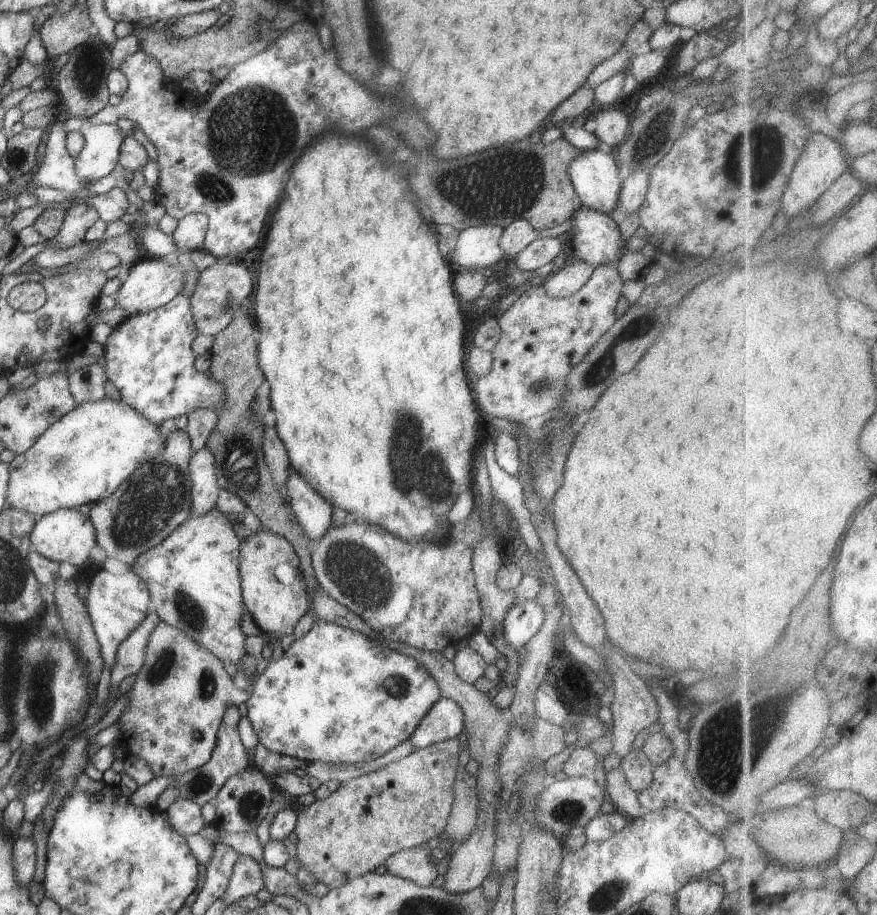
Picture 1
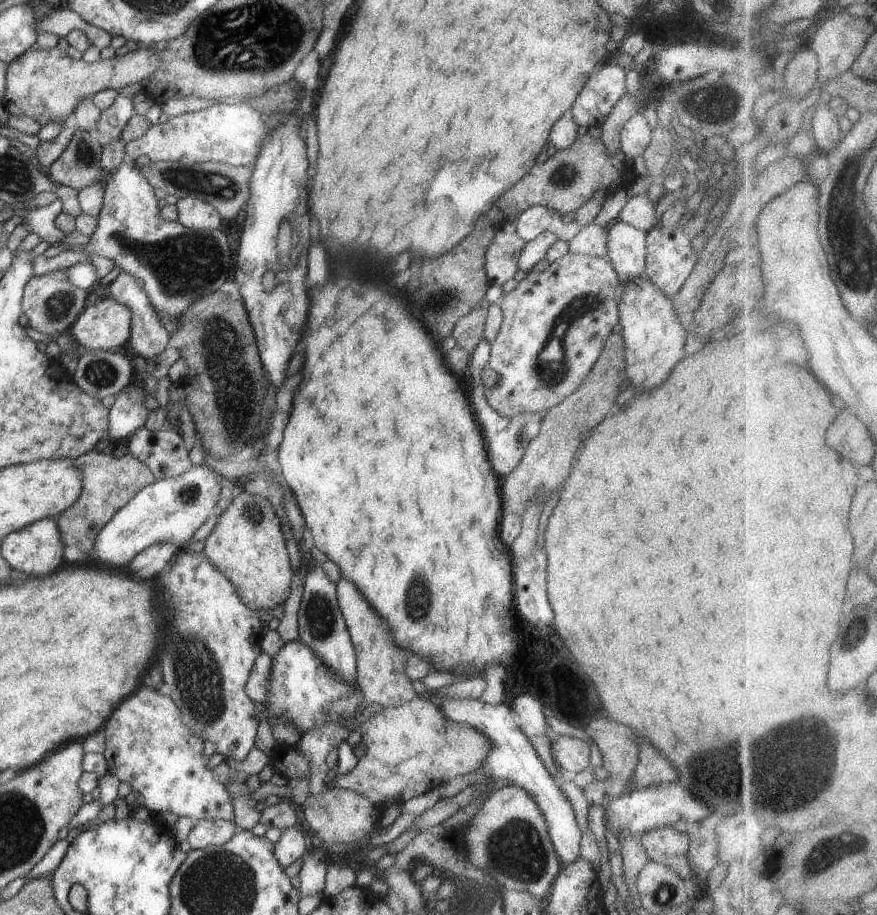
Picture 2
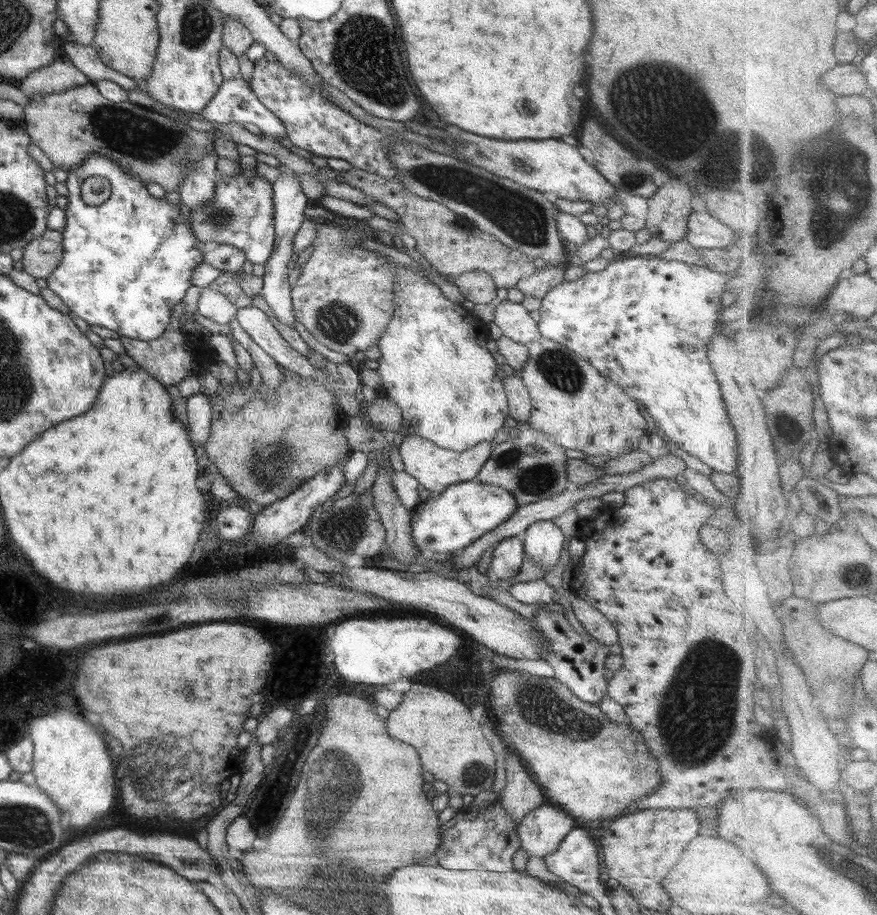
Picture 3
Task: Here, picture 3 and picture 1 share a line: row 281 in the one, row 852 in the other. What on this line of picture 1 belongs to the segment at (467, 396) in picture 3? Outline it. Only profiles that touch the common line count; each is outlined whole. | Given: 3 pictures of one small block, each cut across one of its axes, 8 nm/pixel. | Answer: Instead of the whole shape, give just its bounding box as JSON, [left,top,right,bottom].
[383,847,443,887]

